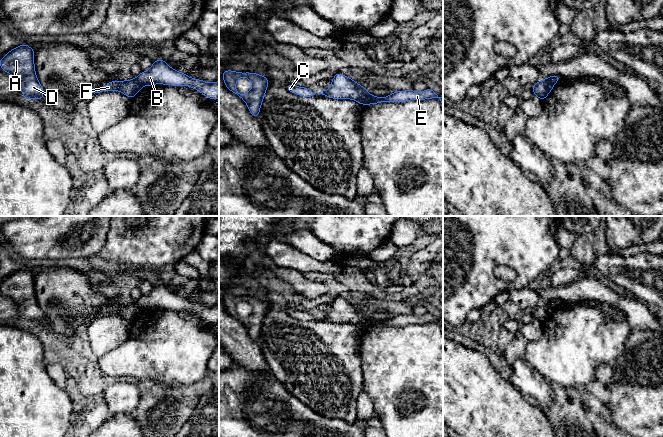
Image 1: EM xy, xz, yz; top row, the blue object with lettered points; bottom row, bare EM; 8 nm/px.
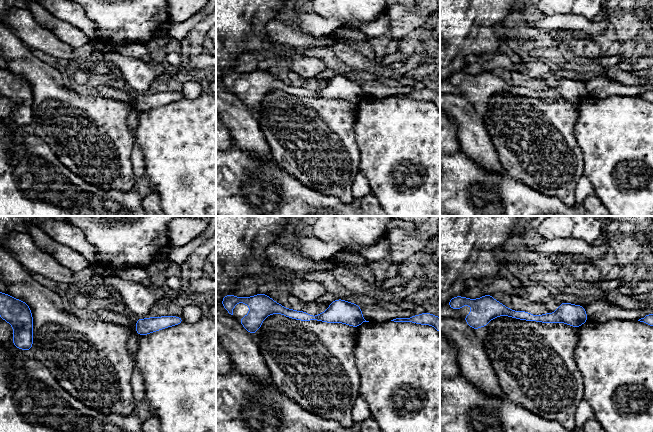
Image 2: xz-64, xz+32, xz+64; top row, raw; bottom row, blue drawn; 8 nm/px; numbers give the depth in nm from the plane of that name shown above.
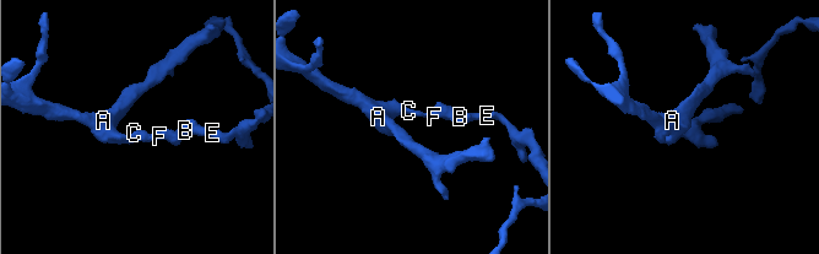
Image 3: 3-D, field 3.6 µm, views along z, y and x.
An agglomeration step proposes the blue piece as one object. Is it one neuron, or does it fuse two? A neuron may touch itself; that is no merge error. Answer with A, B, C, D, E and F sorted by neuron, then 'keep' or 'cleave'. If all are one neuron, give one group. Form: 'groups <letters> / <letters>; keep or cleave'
groups A C D F / B E; cleave

